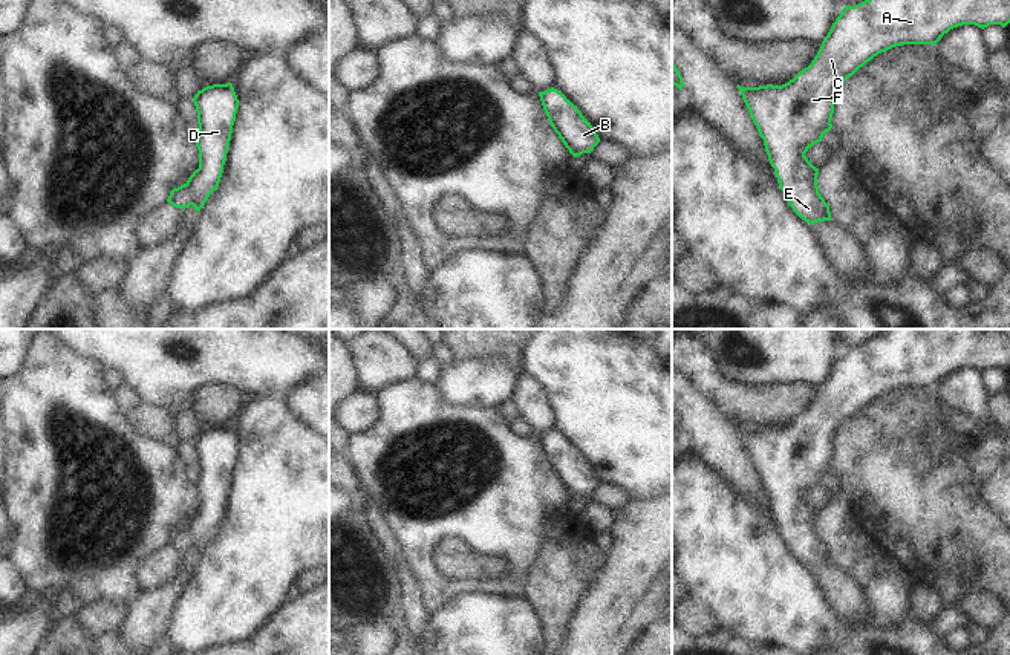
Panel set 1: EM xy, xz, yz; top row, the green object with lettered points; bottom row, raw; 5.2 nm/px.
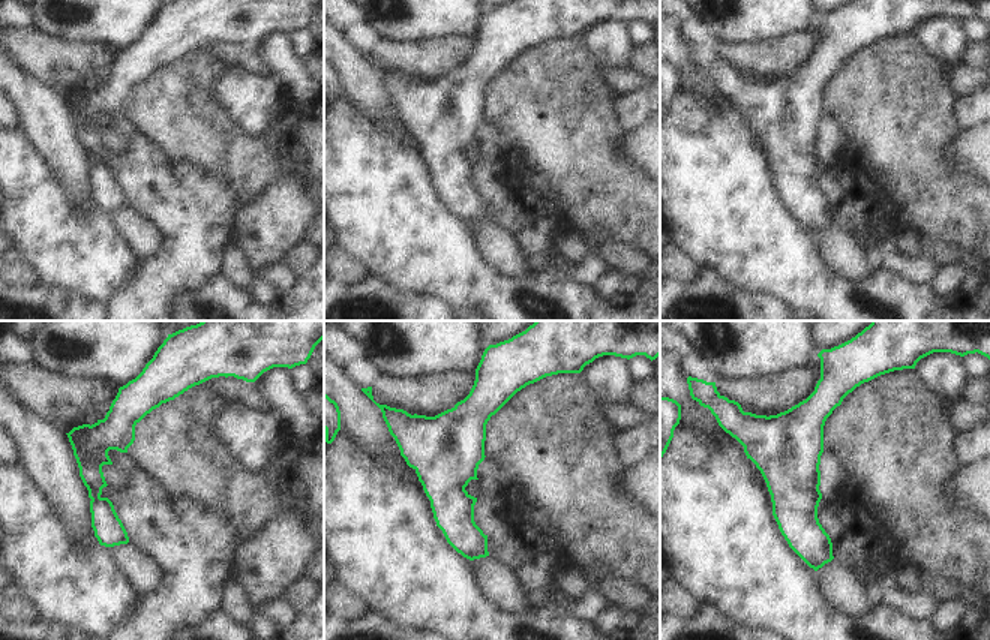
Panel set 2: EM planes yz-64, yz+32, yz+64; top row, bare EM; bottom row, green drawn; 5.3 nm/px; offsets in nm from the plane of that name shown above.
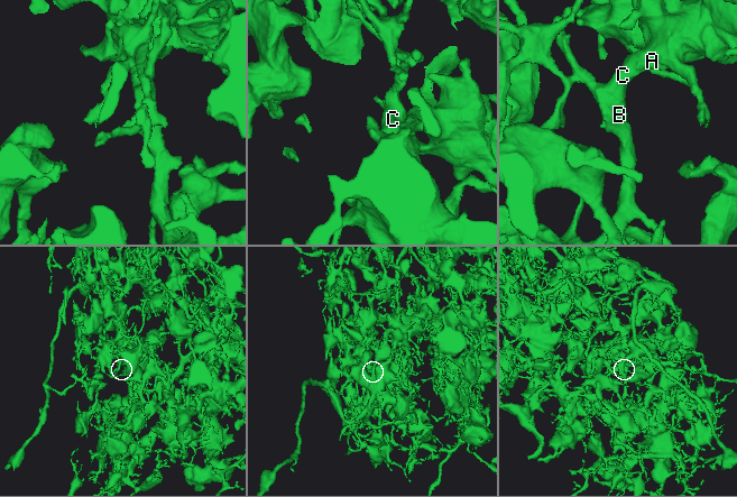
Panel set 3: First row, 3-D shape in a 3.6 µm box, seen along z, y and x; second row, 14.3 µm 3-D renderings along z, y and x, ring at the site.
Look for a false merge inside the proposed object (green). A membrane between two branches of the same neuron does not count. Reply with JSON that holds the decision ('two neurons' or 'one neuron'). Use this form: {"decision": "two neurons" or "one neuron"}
{"decision": "one neuron"}

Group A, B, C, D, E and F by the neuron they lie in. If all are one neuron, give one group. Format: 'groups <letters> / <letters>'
groups A B C D E F

